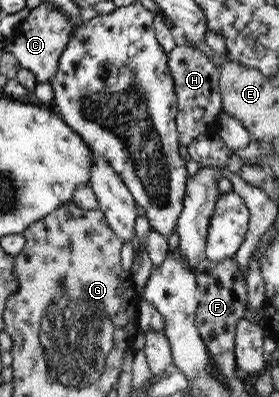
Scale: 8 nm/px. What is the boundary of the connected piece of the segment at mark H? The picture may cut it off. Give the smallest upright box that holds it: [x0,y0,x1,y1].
[167,45,222,146]

